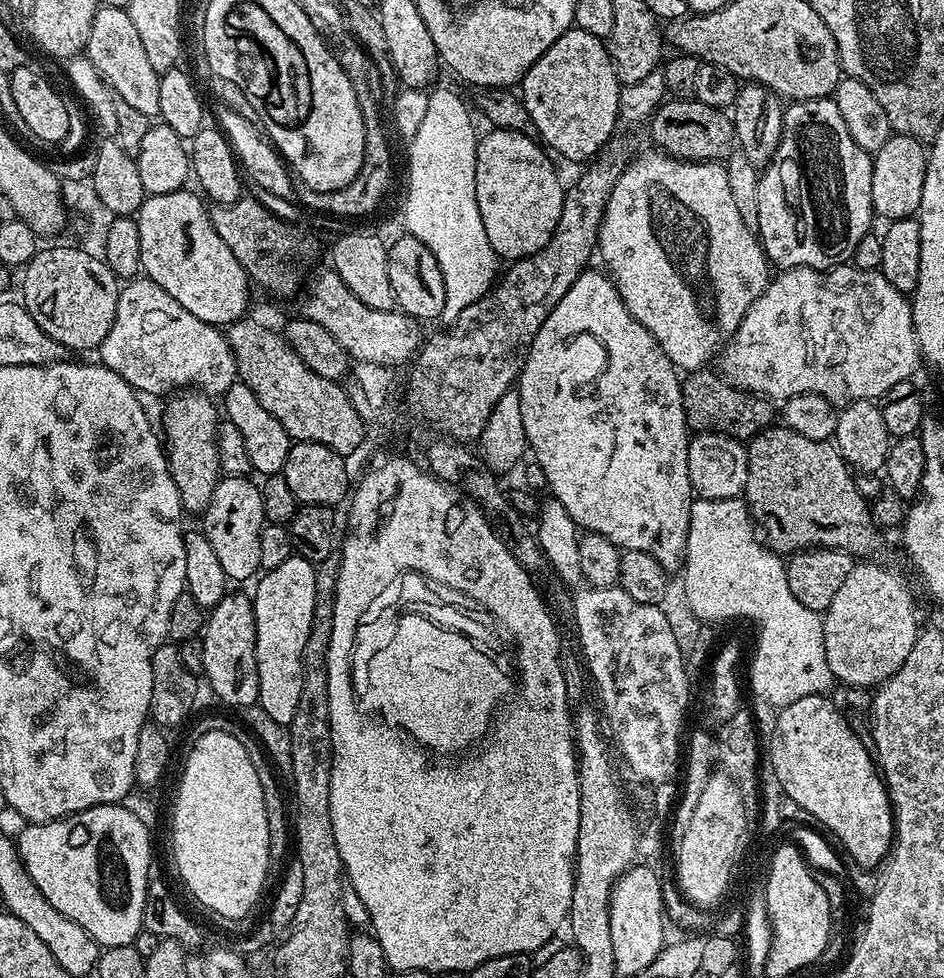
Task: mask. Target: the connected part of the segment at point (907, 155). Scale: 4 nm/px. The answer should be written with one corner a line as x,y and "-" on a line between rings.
892,135
872,156
872,177
870,178
870,198
872,210
877,217
884,222
893,220
907,220
915,217
920,211
922,202
922,185
926,182
926,170
928,169
928,153
925,145
919,140

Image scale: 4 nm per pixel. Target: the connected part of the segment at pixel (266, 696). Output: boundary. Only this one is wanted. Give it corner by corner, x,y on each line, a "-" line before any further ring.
299,554
290,555
280,566
265,571
255,581
256,592
252,596
256,619
258,707
266,710
274,722
285,726
291,724
294,710
298,710
298,698
302,698
306,638
310,638
314,622
316,570
313,561

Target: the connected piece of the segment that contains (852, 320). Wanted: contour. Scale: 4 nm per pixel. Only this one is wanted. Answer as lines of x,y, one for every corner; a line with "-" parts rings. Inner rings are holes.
846,263
823,270
786,268
776,275
769,279
766,290
750,310
746,310
732,339
719,353
719,371
733,386
766,396
773,402
813,392
834,405
843,406
859,400
879,401
903,380
915,377
922,357
909,297
894,290
879,270
871,272

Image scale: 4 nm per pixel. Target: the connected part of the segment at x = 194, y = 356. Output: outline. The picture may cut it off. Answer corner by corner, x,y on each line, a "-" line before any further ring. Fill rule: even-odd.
133,278
121,287
114,326
110,326
110,334
106,334
100,343
98,355
99,363
114,370
130,387
145,397
164,398
177,390
192,389
216,398
238,380
236,359
227,335
217,325
202,322
202,318
194,318
194,314
190,314
182,302
174,302
174,298
170,298
162,286
147,278

